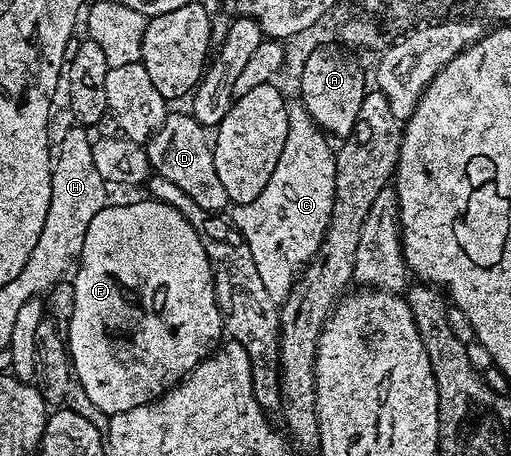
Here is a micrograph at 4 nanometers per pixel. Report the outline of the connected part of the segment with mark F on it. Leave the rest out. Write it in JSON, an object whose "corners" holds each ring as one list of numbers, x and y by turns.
{"corners":[[144,197,140,203,123,203,120,207,108,205,89,221,89,233,85,233,83,253,77,260,77,270,74,272,75,300,73,301,73,317,65,324,66,344,70,350,70,364,78,386,107,416,121,413,125,409,133,409,137,405,150,403,152,399,161,398,171,390,176,383,183,382,197,364,203,362,220,346,224,338,223,315,219,304,215,302,215,280,211,273,211,260,208,259,199,234,189,225,189,221,180,211,157,200]]}

